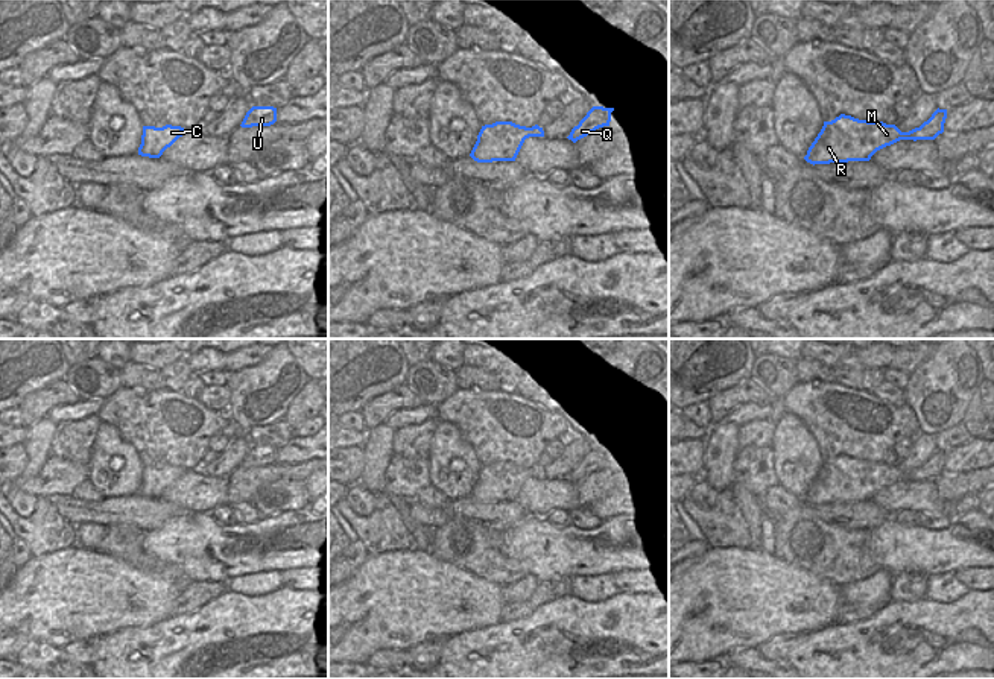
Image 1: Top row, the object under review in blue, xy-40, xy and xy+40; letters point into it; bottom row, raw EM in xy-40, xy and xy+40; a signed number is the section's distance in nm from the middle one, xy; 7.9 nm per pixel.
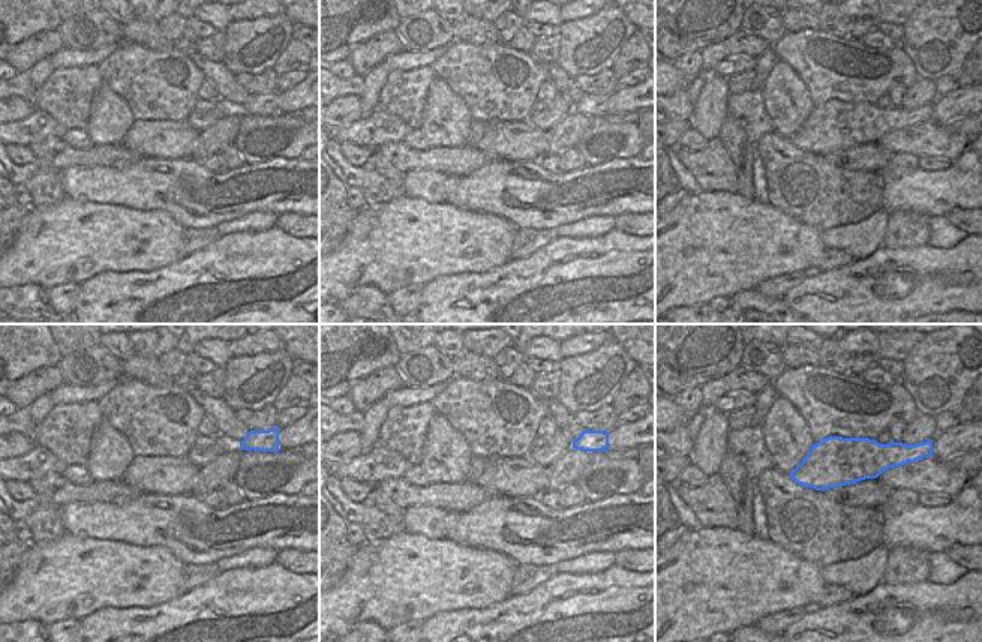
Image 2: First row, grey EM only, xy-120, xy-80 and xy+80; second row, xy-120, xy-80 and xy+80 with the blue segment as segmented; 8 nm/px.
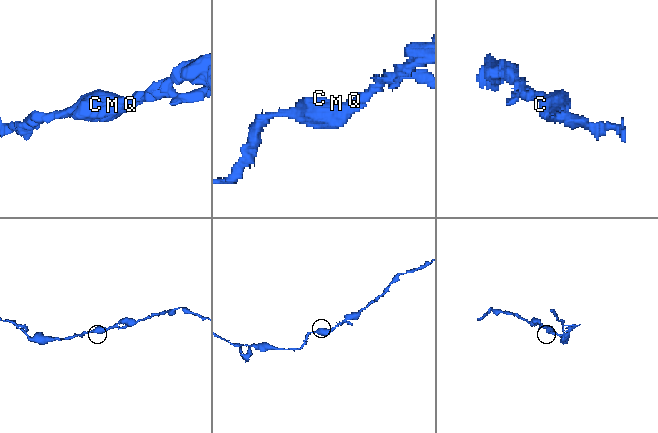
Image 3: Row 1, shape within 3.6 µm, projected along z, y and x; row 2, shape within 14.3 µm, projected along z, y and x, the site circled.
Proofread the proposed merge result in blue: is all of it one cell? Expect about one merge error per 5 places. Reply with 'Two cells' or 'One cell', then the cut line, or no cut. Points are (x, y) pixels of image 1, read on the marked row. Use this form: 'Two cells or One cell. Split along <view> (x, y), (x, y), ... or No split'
One cell. No split

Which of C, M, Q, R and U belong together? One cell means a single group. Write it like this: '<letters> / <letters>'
C M Q R U

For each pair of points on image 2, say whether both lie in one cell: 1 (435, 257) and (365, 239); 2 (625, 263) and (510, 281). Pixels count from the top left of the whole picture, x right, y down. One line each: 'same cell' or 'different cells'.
1: same cell
2: same cell

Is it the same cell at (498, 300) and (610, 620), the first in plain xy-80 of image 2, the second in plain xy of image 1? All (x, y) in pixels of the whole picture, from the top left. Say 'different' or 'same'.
same

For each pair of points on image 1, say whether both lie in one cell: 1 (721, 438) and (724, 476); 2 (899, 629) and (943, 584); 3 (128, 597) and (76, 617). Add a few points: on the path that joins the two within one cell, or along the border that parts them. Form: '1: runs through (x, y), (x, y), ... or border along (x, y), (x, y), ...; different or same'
1: runs through (721, 447), (721, 467); same
2: border along (964, 594), (947, 602), (924, 599); different
3: runs through (116, 597), (96, 597), (88, 605); same

